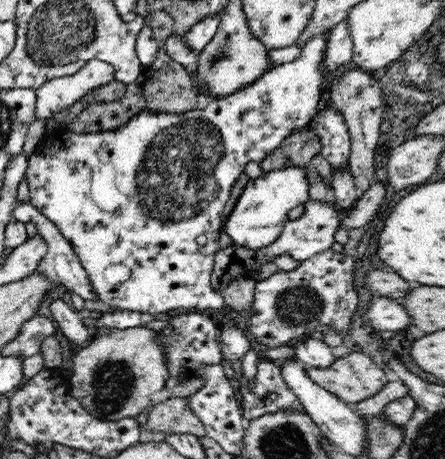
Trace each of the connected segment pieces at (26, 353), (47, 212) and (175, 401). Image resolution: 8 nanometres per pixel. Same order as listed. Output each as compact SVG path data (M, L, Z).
M40 315L27 320L23 324L22 334L5 346L1 356L5 358L32 358L41 353L42 342L45 338L50 338L55 333L55 321Z
M320 35L309 40L300 51L300 56L292 62L278 65L260 75L254 82L248 83L234 94L228 94L222 98L212 99L204 109L189 110L183 113L167 113L152 110L142 110L136 113L124 126L118 126L114 130L100 130L96 132L74 132L70 130L57 130L54 135L40 140L35 153L29 158L25 178L30 188L30 198L33 205L45 217L58 227L58 230L68 239L77 257L88 273L93 291L97 298L108 304L113 309L129 310L135 313L160 314L168 310L178 308L195 308L198 310L225 308L223 295L212 291L211 272L214 266L214 257L220 250L219 236L223 224L223 212L230 198L232 185L245 171L248 162L262 162L272 150L281 146L282 141L288 138L296 130L301 130L311 125L318 110L320 102L320 85L322 73L320 64L326 50L326 35Z
M171 397L155 404L149 409L145 427L165 434L175 432L204 436L206 434L204 423L196 412L188 407L188 402L188 398Z

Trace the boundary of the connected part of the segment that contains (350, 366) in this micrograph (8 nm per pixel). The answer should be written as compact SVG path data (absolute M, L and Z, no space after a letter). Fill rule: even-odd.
M360 352L335 358L330 367L305 365L305 372L310 380L349 406L370 399L388 382L386 374L374 364L372 358Z

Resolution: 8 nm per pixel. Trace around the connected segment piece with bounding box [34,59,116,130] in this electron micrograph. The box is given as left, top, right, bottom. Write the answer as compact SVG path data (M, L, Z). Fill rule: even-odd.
M98 59L88 61L72 76L49 80L35 89L35 119L42 121L47 130L55 128L54 118L57 112L66 110L96 87L110 84L114 80L115 68Z

